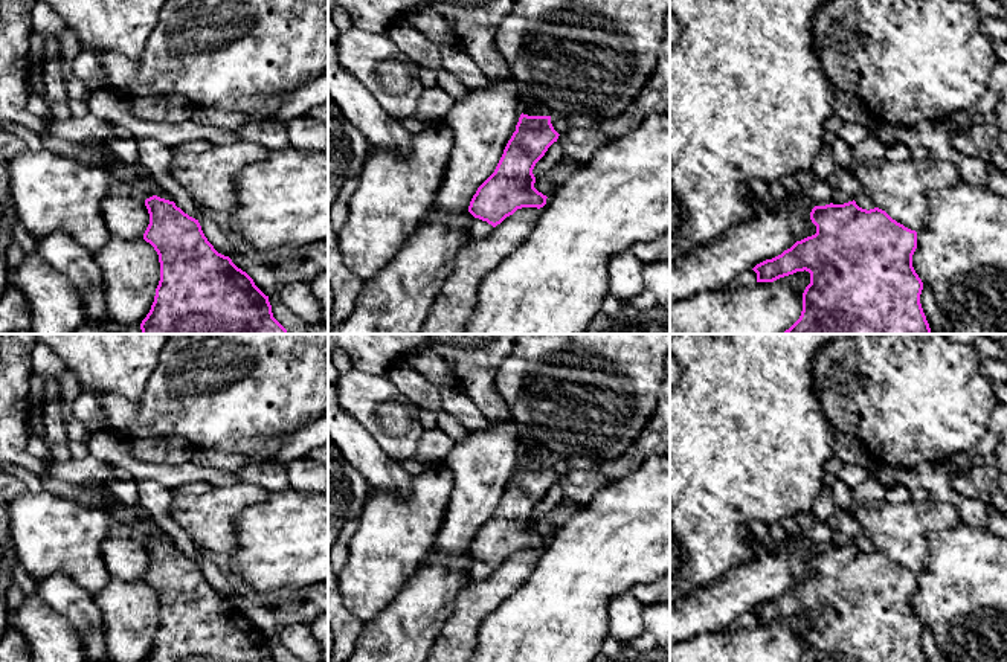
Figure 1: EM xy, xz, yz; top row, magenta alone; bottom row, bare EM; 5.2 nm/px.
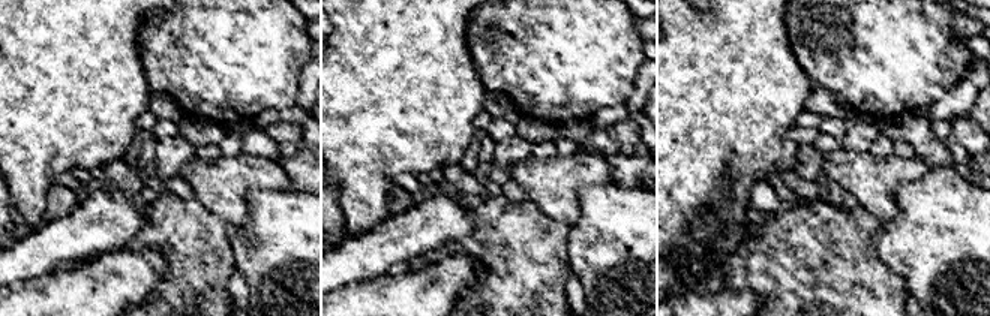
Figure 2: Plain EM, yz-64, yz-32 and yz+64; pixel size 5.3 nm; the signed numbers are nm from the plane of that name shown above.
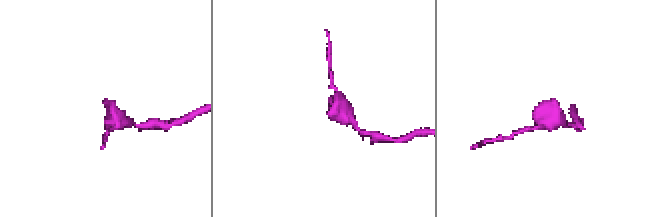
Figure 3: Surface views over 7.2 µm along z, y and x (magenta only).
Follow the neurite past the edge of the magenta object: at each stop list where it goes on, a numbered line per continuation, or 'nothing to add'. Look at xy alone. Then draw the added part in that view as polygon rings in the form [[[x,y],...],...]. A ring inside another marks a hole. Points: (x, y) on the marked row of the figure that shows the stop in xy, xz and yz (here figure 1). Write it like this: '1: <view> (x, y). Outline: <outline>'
nothing to add

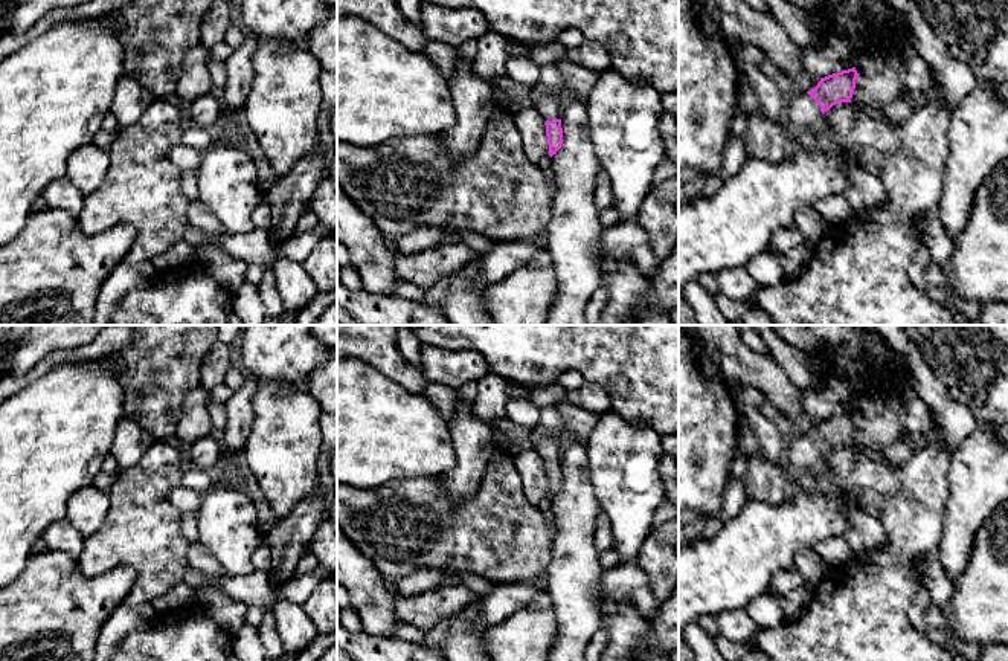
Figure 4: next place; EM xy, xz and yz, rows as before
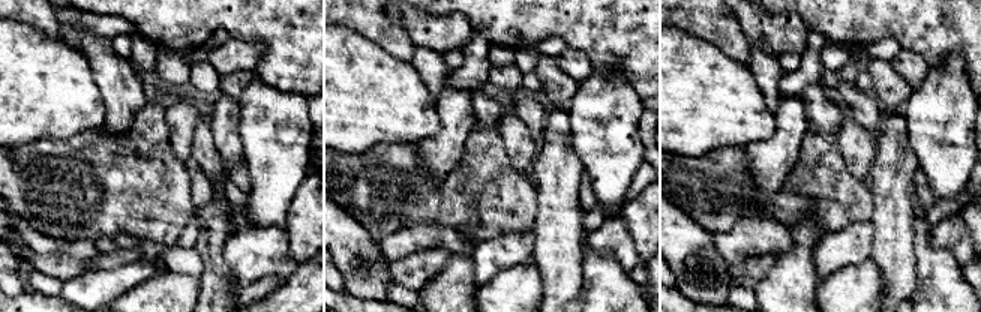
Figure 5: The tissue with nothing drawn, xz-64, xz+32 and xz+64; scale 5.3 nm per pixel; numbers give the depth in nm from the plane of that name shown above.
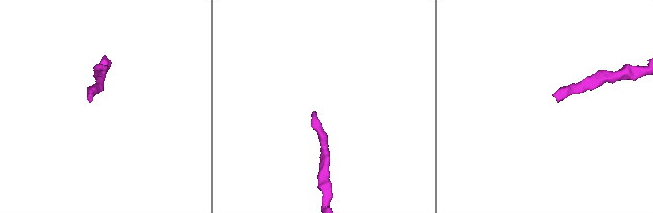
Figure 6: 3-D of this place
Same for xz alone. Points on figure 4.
1: xz (548, 104). Outline: [[[532,89],[534,105],[544,121],[561,119],[563,101],[551,90]]]

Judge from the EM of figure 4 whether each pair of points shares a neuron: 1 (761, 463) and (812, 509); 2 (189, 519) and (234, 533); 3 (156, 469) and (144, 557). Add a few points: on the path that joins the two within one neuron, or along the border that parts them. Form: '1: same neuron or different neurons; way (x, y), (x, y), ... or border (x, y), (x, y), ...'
1: different neurons; border (792, 489), (778, 504), (758, 501)
2: different neurons; border (195, 513), (199, 541)
3: same neuron; way (144, 490), (144, 536)

